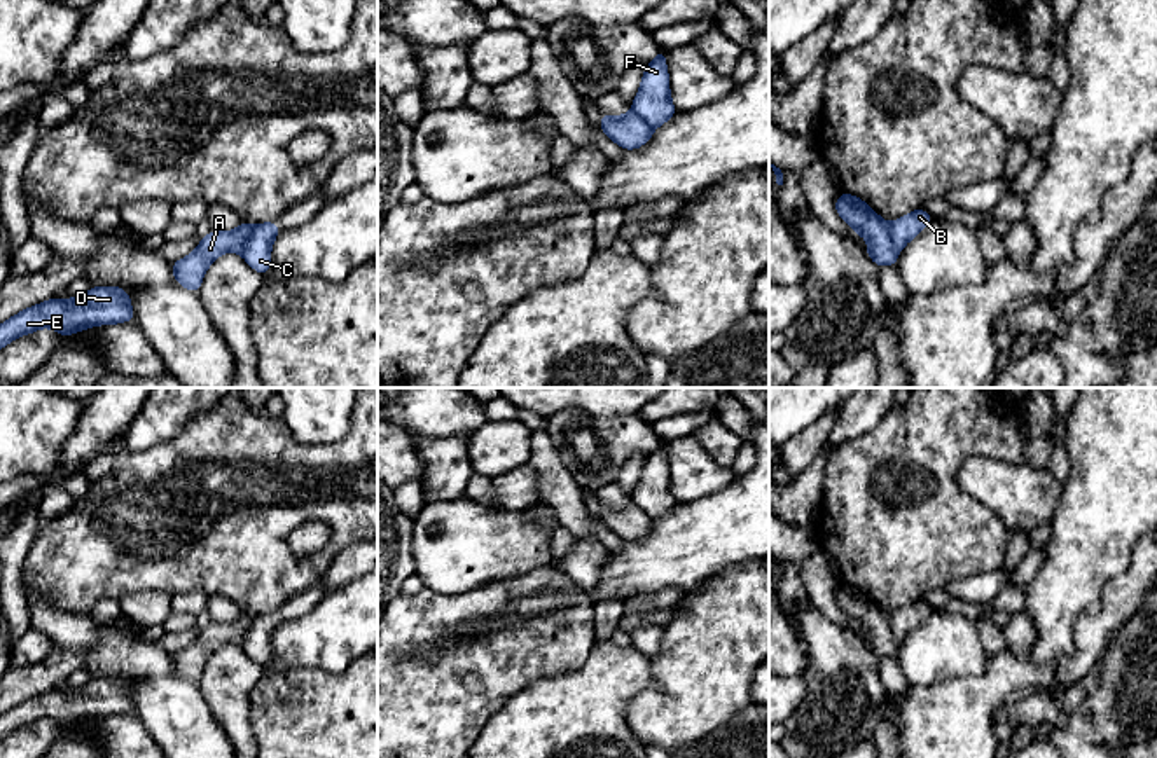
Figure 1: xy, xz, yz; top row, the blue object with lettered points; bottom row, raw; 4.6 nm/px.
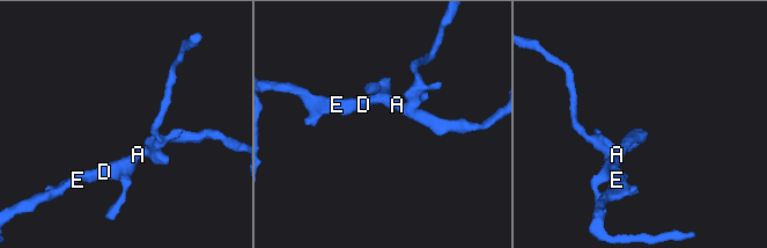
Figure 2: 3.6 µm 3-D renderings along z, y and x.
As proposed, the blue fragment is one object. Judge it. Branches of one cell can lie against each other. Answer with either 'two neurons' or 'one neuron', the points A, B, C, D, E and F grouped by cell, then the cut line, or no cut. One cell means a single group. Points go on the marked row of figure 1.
two neurons; groups A B D E / C F; cut xy (252, 226), (242, 254)

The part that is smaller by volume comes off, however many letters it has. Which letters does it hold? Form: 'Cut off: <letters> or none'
Cut off: C, F

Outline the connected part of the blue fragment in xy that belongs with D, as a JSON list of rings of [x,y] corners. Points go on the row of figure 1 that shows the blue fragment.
[[[91,286],[79,299],[56,297],[35,304],[0,325],[0,348],[21,335],[49,327],[61,337],[96,325],[135,321],[131,299],[121,286]]]

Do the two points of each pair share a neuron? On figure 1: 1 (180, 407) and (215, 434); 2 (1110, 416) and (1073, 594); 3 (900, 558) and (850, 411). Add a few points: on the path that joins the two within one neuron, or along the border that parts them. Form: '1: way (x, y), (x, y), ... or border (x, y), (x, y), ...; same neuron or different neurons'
1: border (215, 406), (200, 411), (175, 437), (163, 442); different neurons
2: way (1110, 460), (1110, 500), (1084, 551); same neuron
3: border (890, 409), (867, 432), (848, 439), (832, 451); different neurons

